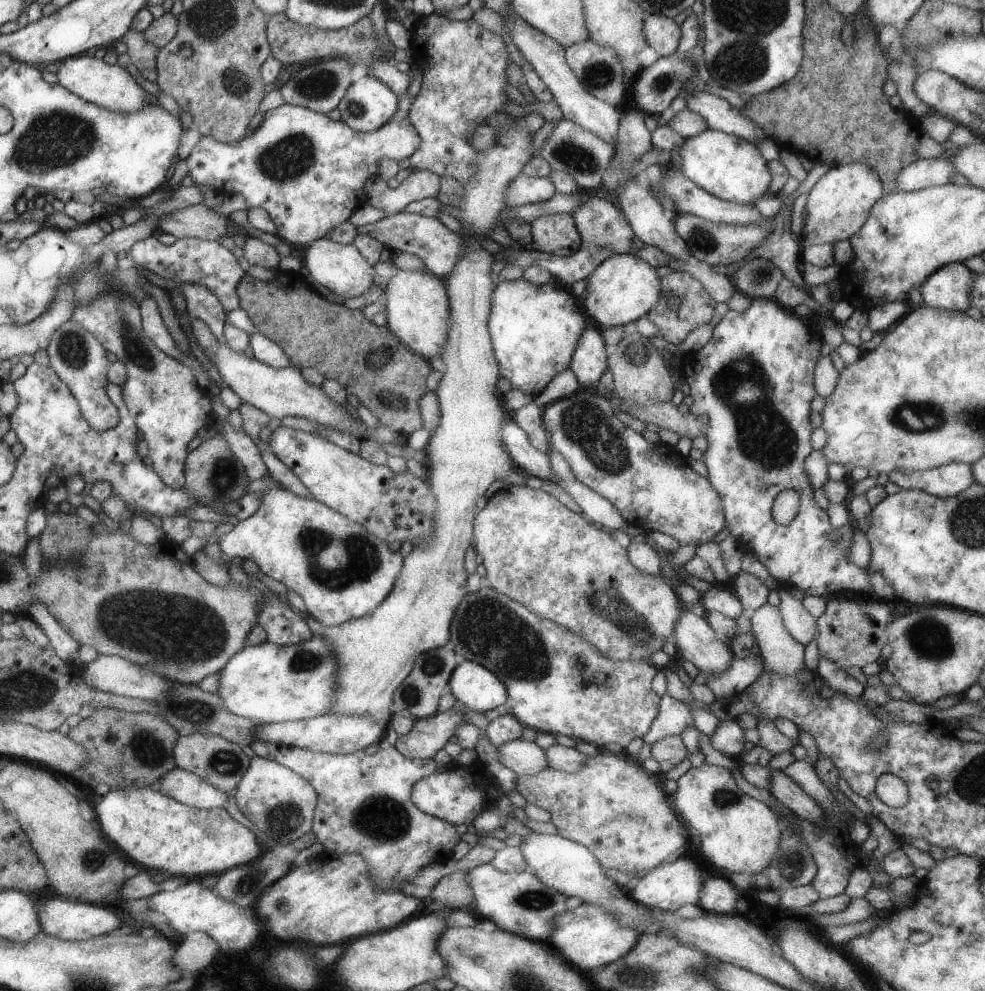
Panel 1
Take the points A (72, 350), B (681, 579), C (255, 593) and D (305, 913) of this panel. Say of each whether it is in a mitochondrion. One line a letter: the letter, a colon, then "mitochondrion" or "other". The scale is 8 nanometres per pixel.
A: mitochondrion
B: other
C: other
D: other

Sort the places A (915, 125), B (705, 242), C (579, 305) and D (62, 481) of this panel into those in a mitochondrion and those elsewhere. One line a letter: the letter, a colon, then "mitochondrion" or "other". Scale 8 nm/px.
A: other
B: mitochondrion
C: other
D: other

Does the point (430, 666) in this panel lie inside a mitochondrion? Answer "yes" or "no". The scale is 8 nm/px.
yes

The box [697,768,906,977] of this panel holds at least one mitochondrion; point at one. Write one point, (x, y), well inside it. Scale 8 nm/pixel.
(794, 863)

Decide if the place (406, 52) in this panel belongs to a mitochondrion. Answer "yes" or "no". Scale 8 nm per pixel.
no

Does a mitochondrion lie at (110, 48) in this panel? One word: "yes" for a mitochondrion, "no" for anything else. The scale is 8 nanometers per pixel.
no

